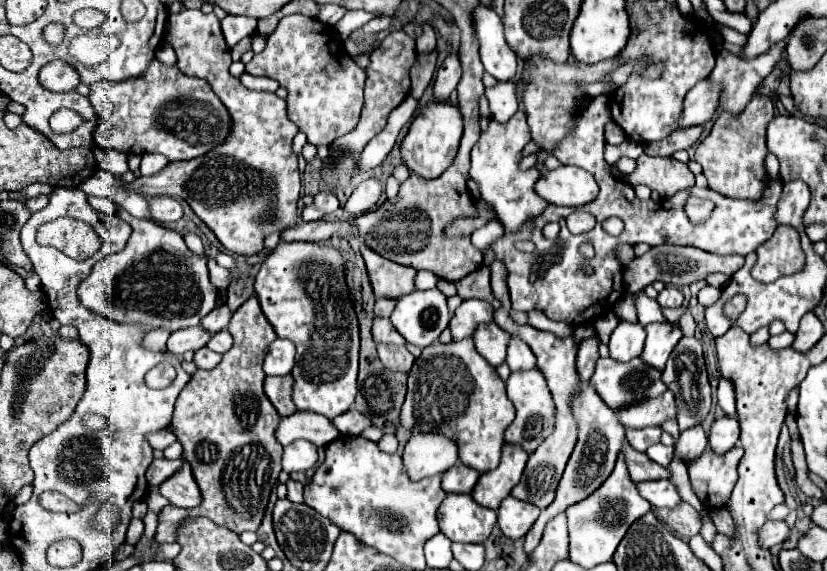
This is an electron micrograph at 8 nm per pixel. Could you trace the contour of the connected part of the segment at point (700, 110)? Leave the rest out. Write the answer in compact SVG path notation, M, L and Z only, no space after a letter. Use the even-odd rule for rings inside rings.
M700 80L684 100L682 114L678 118L680 128L690 128L690 126L704 126L710 122L714 116L714 100L718 100L718 92L706 84L706 80Z

